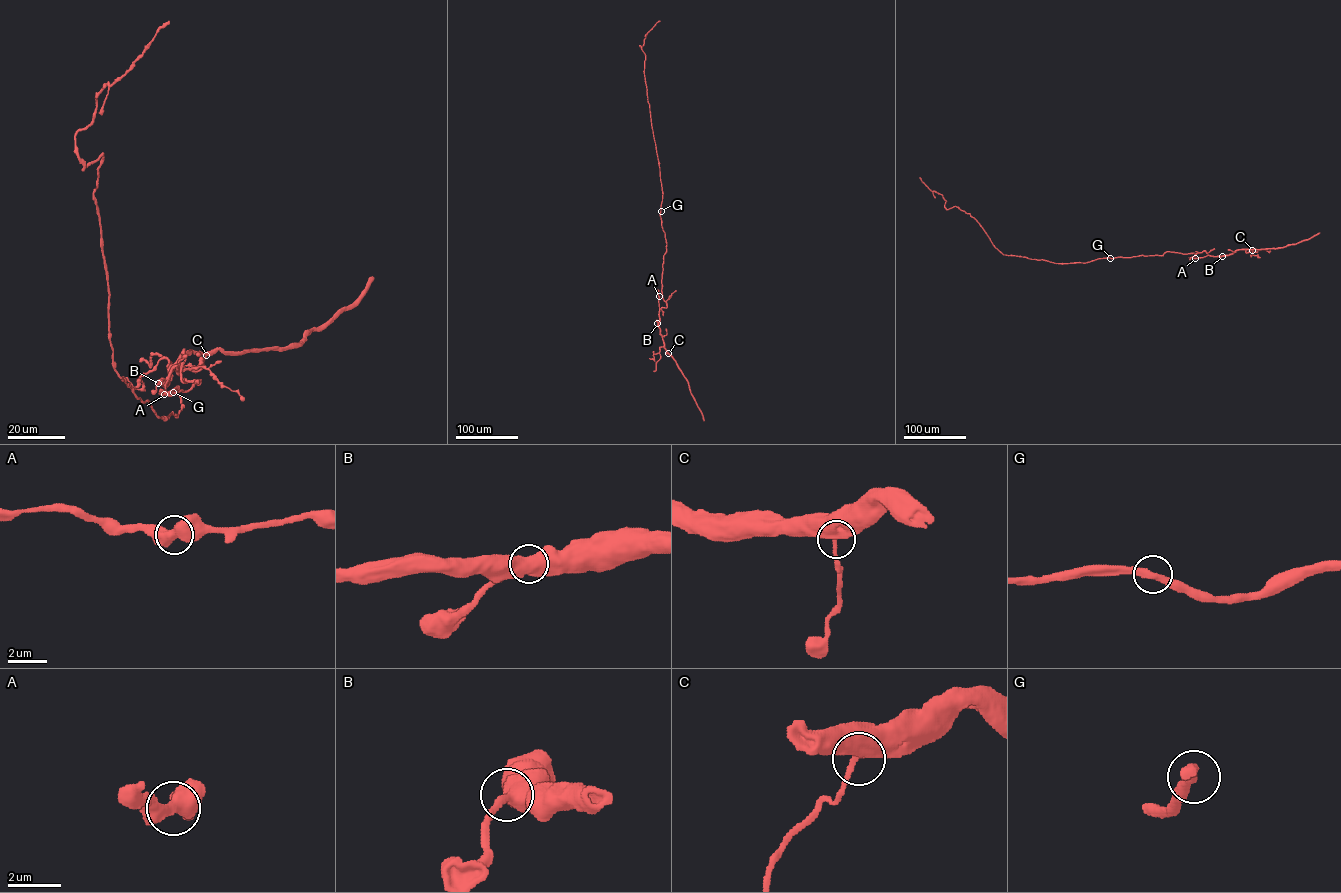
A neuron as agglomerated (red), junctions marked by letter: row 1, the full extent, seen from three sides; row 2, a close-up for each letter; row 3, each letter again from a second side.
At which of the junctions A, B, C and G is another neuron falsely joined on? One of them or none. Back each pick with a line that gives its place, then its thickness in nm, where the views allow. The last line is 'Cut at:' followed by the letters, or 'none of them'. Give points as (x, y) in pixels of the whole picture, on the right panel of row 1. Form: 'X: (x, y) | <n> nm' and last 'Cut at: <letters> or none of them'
Cut at: none of them

